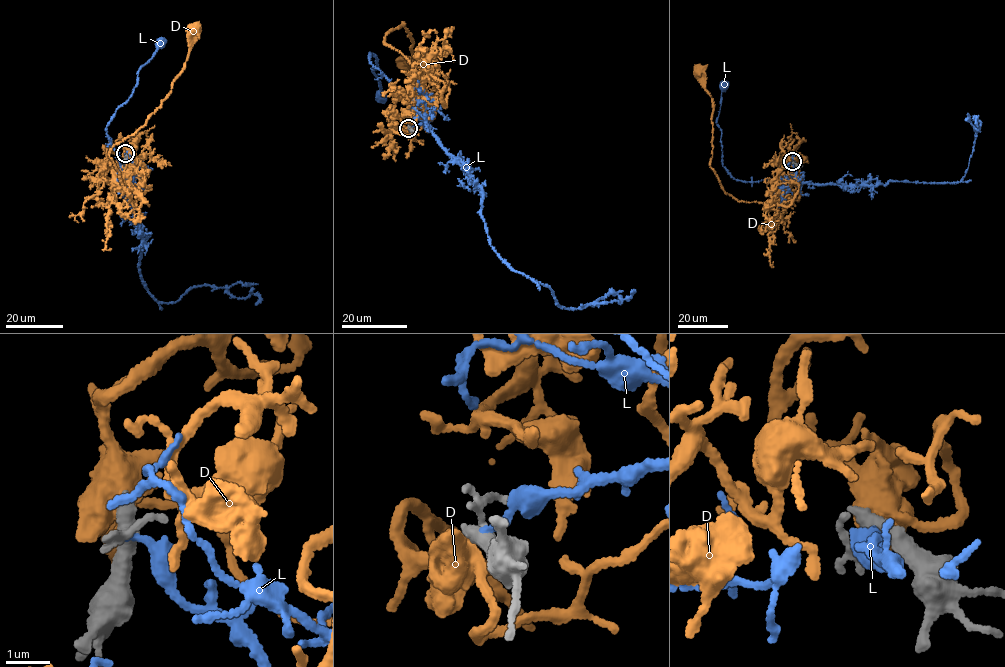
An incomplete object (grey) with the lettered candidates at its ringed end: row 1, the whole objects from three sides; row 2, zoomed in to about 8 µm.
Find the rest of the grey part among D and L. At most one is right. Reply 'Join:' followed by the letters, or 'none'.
Join: none

